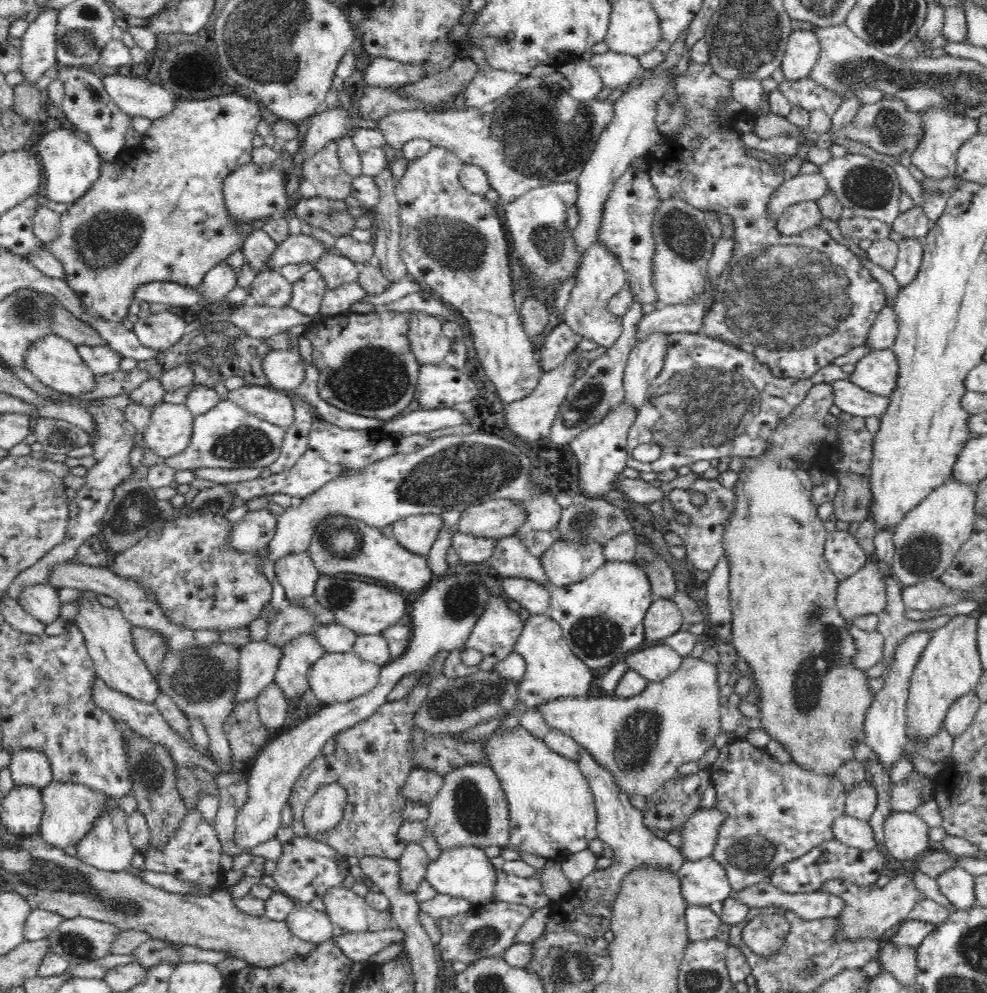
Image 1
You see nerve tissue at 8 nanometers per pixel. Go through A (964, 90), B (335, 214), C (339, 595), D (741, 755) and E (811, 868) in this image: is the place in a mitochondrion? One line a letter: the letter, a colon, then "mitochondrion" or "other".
A: mitochondrion
B: mitochondrion
C: mitochondrion
D: other
E: other

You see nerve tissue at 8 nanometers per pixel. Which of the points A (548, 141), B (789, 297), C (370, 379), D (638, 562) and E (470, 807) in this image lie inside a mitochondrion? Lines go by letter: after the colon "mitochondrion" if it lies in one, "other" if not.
A: mitochondrion
B: mitochondrion
C: mitochondrion
D: other
E: mitochondrion

